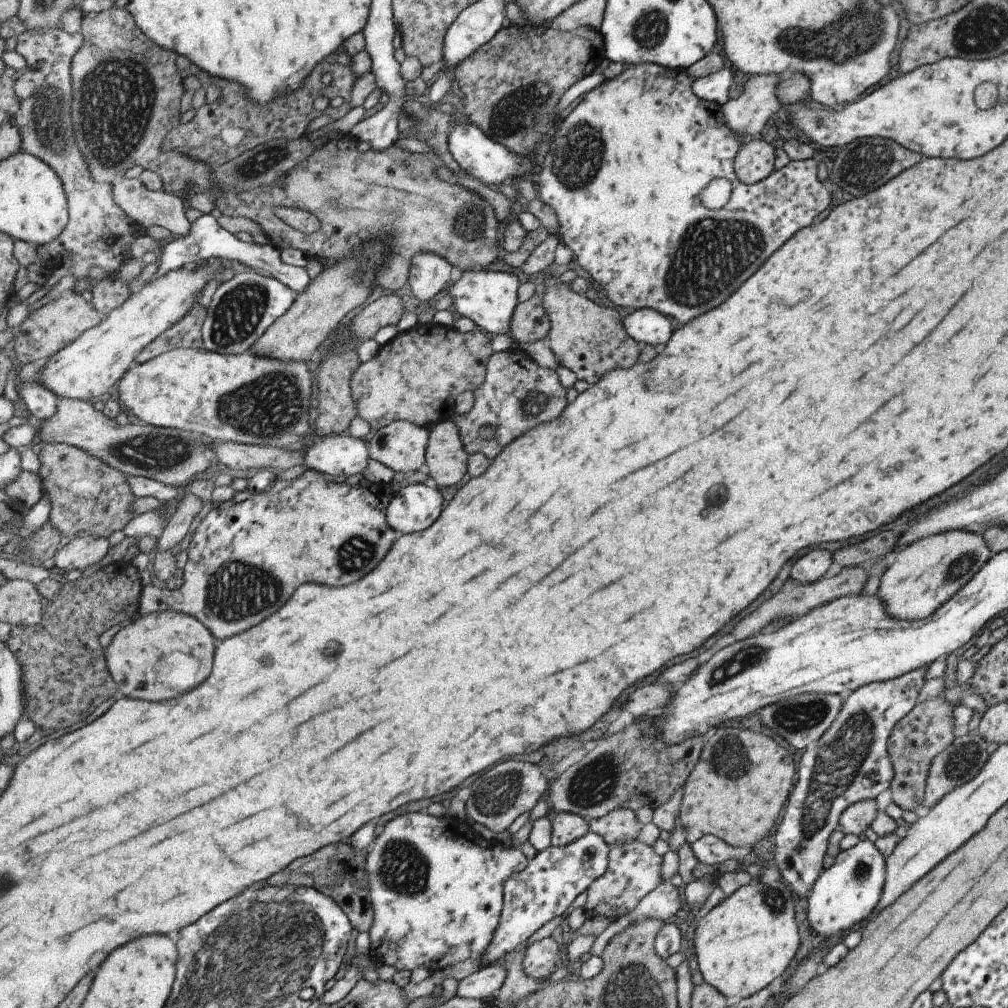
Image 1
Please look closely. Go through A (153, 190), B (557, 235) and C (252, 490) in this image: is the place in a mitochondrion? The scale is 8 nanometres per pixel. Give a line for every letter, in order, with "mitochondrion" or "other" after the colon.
A: other
B: other
C: other

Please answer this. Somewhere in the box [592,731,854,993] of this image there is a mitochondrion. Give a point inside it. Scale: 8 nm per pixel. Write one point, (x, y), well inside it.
(772, 898)

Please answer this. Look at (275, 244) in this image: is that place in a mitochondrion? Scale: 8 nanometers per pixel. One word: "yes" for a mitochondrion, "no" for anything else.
no

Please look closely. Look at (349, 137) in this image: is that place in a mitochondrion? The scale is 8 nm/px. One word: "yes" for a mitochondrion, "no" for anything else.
no

